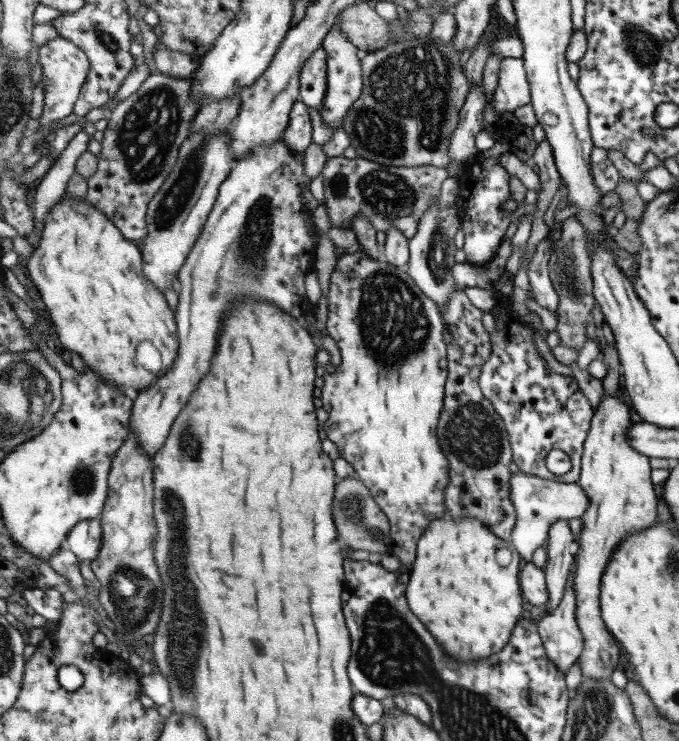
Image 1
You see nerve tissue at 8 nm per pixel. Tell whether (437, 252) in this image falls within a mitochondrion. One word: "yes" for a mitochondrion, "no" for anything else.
yes

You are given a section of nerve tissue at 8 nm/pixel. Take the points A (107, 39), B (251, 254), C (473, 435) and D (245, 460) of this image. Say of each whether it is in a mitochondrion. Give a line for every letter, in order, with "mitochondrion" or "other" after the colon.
A: mitochondrion
B: mitochondrion
C: mitochondrion
D: other

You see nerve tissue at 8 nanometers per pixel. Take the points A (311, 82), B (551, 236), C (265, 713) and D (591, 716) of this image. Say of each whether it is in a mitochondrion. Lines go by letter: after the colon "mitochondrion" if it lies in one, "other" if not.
A: other
B: other
C: other
D: mitochondrion

